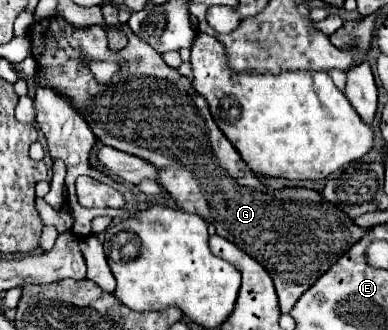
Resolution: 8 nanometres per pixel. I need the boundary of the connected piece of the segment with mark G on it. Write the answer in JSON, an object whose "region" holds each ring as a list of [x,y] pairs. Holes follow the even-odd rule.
{"region":[[[49,18],[33,24],[27,36],[33,44],[33,56],[39,64],[37,82],[63,92],[75,108],[89,122],[93,134],[115,150],[123,150],[135,154],[159,168],[159,182],[171,194],[179,208],[185,212],[195,212],[207,222],[211,222],[219,236],[227,238],[251,258],[255,258],[273,278],[281,312],[289,312],[297,298],[315,284],[319,276],[323,276],[353,244],[357,244],[371,228],[357,226],[343,210],[335,208],[335,204],[323,200],[317,190],[309,188],[281,188],[271,190],[259,184],[257,176],[233,148],[233,144],[223,136],[219,126],[215,124],[209,104],[203,96],[199,96],[189,78],[181,76],[175,68],[167,66],[161,54],[157,54],[147,42],[139,40],[127,26],[119,26],[123,34],[129,38],[123,50],[113,52],[107,42],[107,30],[103,26],[77,28],[65,20]],[[95,60],[127,60],[127,66],[117,72],[111,82],[97,84],[89,70],[89,62]]]}

